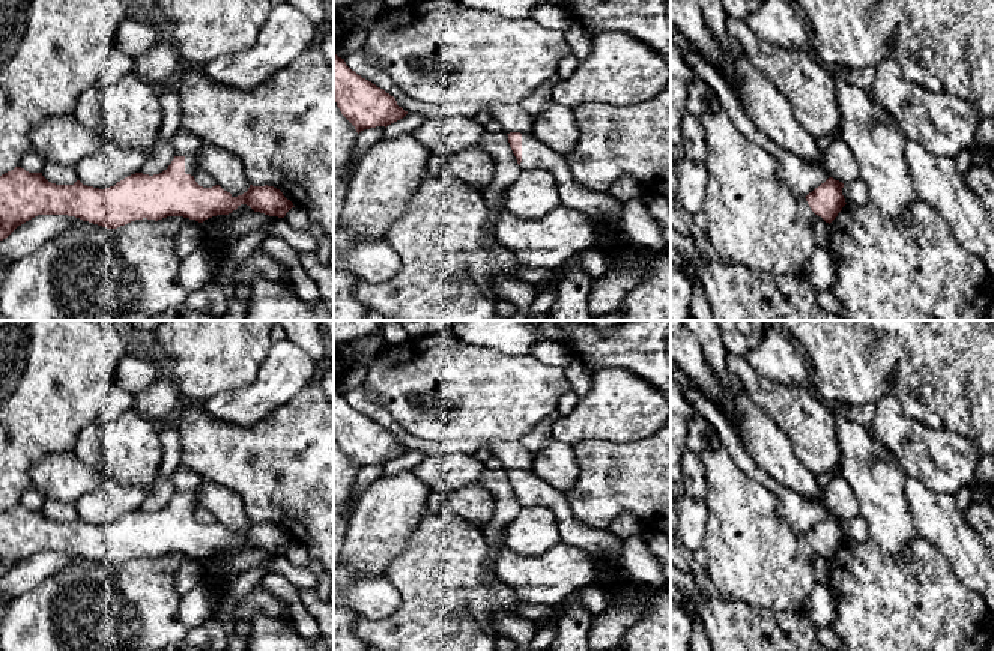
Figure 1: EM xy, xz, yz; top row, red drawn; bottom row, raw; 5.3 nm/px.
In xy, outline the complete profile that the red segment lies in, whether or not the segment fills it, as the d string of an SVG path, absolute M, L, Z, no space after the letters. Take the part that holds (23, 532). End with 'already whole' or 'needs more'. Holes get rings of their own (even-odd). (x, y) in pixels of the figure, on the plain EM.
M200 487L191 493L174 493L159 511L135 510L114 523L99 526L83 522L56 522L42 510L21 504L0 513L0 577L18 562L38 552L68 552L107 565L117 565L135 556L183 553L203 559L229 552L241 541L254 549L284 555L295 544L274 523L253 523L233 534L220 522L200 523L194 510L200 505Z | needs more

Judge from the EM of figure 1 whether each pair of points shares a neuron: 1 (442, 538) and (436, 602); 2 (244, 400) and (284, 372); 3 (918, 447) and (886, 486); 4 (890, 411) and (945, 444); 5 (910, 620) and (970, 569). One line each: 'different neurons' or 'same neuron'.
1: same neuron
2: same neuron
3: different neurons
4: same neuron
5: different neurons

